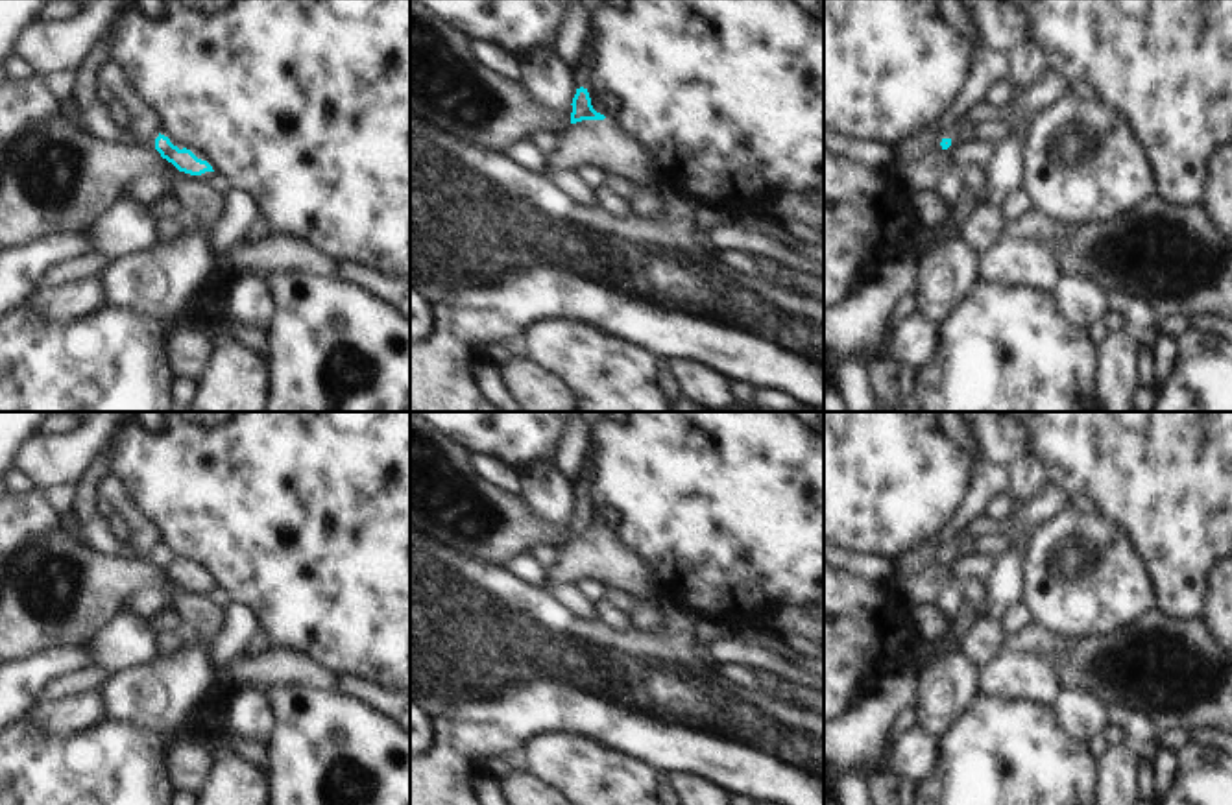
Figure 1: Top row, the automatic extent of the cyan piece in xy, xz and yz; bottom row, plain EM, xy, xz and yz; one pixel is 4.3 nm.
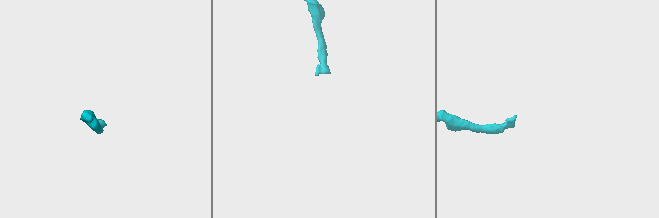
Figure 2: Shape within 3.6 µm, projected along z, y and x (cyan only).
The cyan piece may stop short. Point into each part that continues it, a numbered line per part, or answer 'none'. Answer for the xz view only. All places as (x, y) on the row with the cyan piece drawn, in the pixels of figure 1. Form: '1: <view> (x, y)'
1: xz (601, 143)

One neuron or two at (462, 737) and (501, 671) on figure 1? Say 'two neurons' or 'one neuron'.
one neuron

